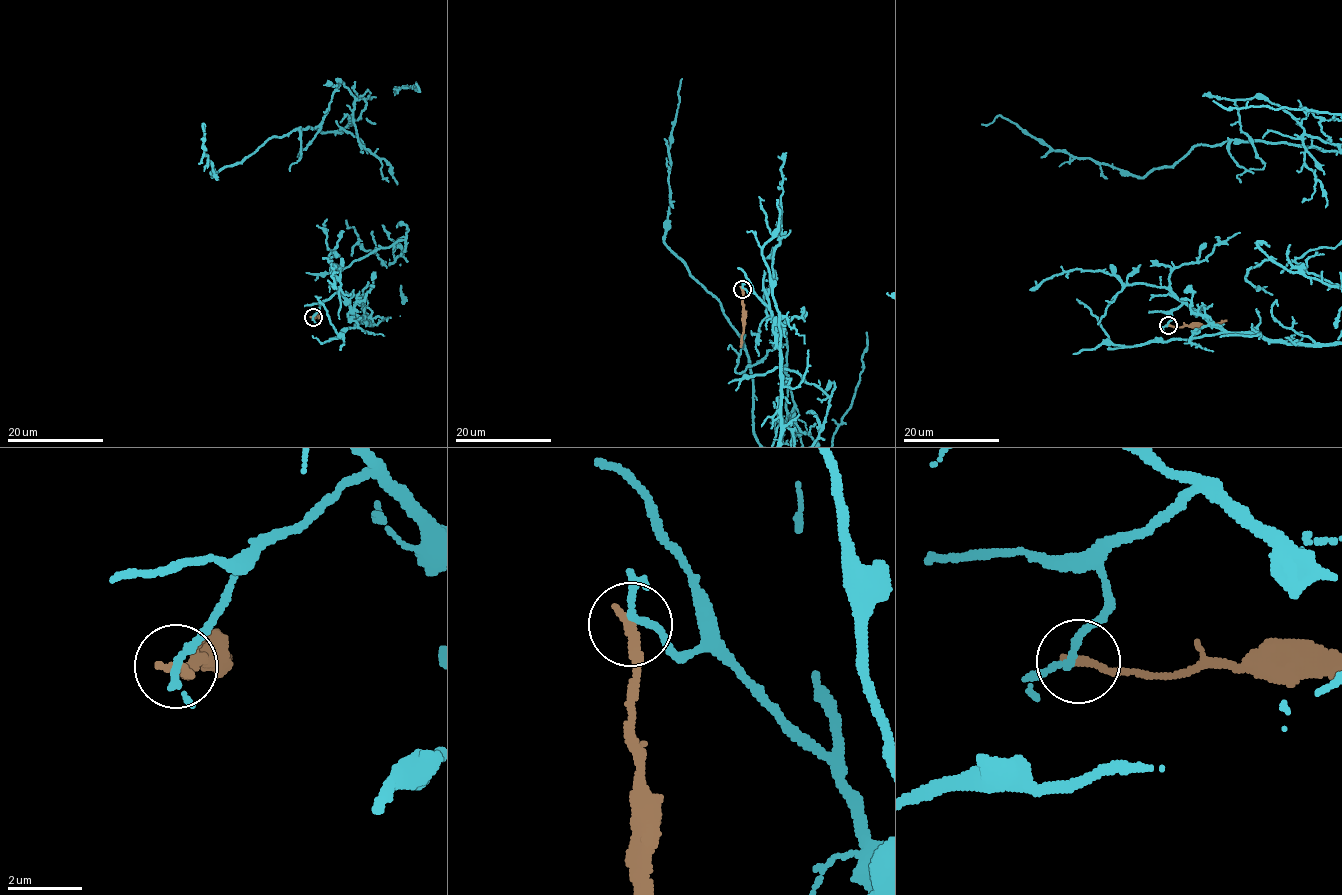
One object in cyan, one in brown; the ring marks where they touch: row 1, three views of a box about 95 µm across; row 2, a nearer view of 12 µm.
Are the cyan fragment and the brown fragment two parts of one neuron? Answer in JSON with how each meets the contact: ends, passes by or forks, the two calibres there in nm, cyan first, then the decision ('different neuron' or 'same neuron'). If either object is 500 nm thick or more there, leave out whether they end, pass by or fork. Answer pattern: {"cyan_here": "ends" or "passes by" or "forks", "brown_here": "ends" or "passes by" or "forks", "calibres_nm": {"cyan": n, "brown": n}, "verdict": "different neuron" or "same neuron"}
{"cyan_here": "passes by", "brown_here": "ends", "calibres_nm": {"cyan": 180, "brown": 260}, "verdict": "different neuron"}

